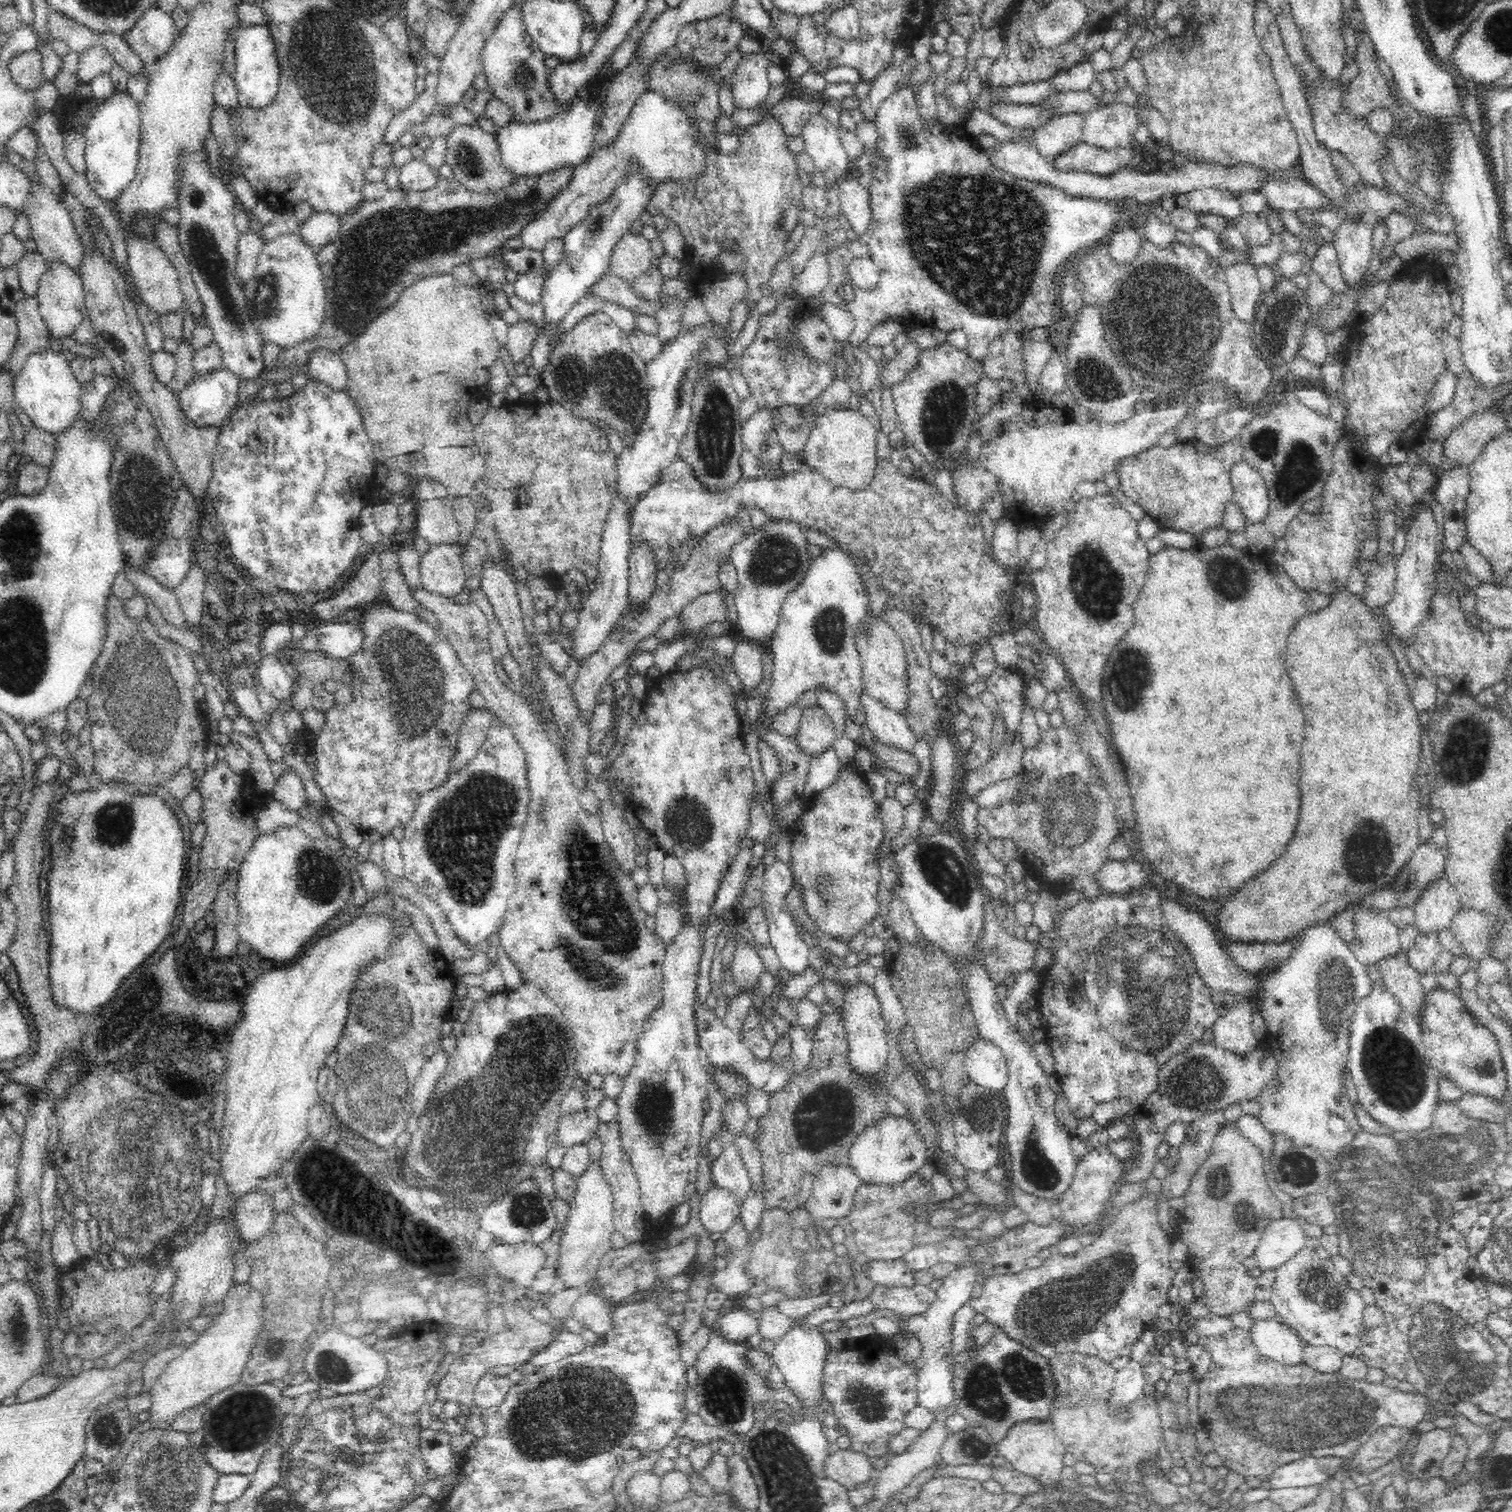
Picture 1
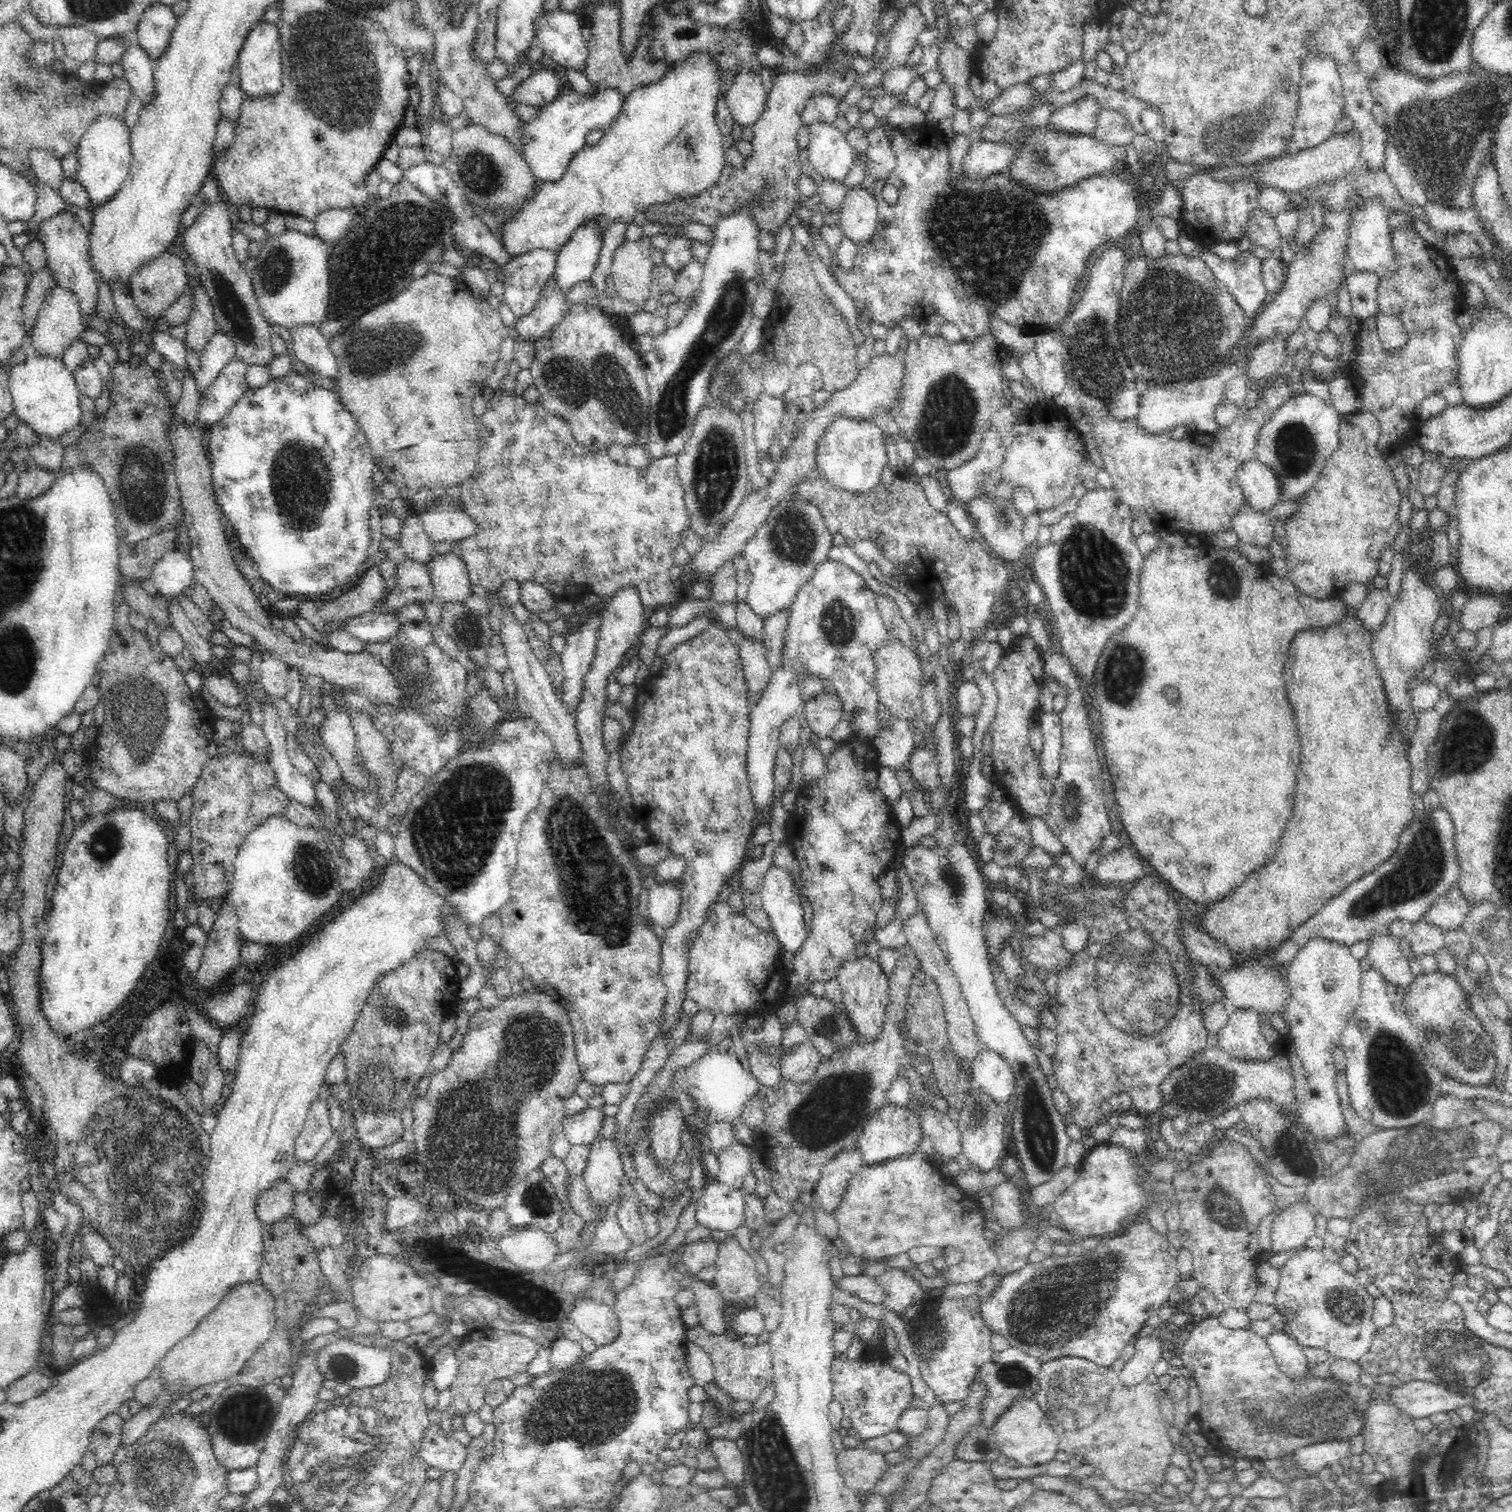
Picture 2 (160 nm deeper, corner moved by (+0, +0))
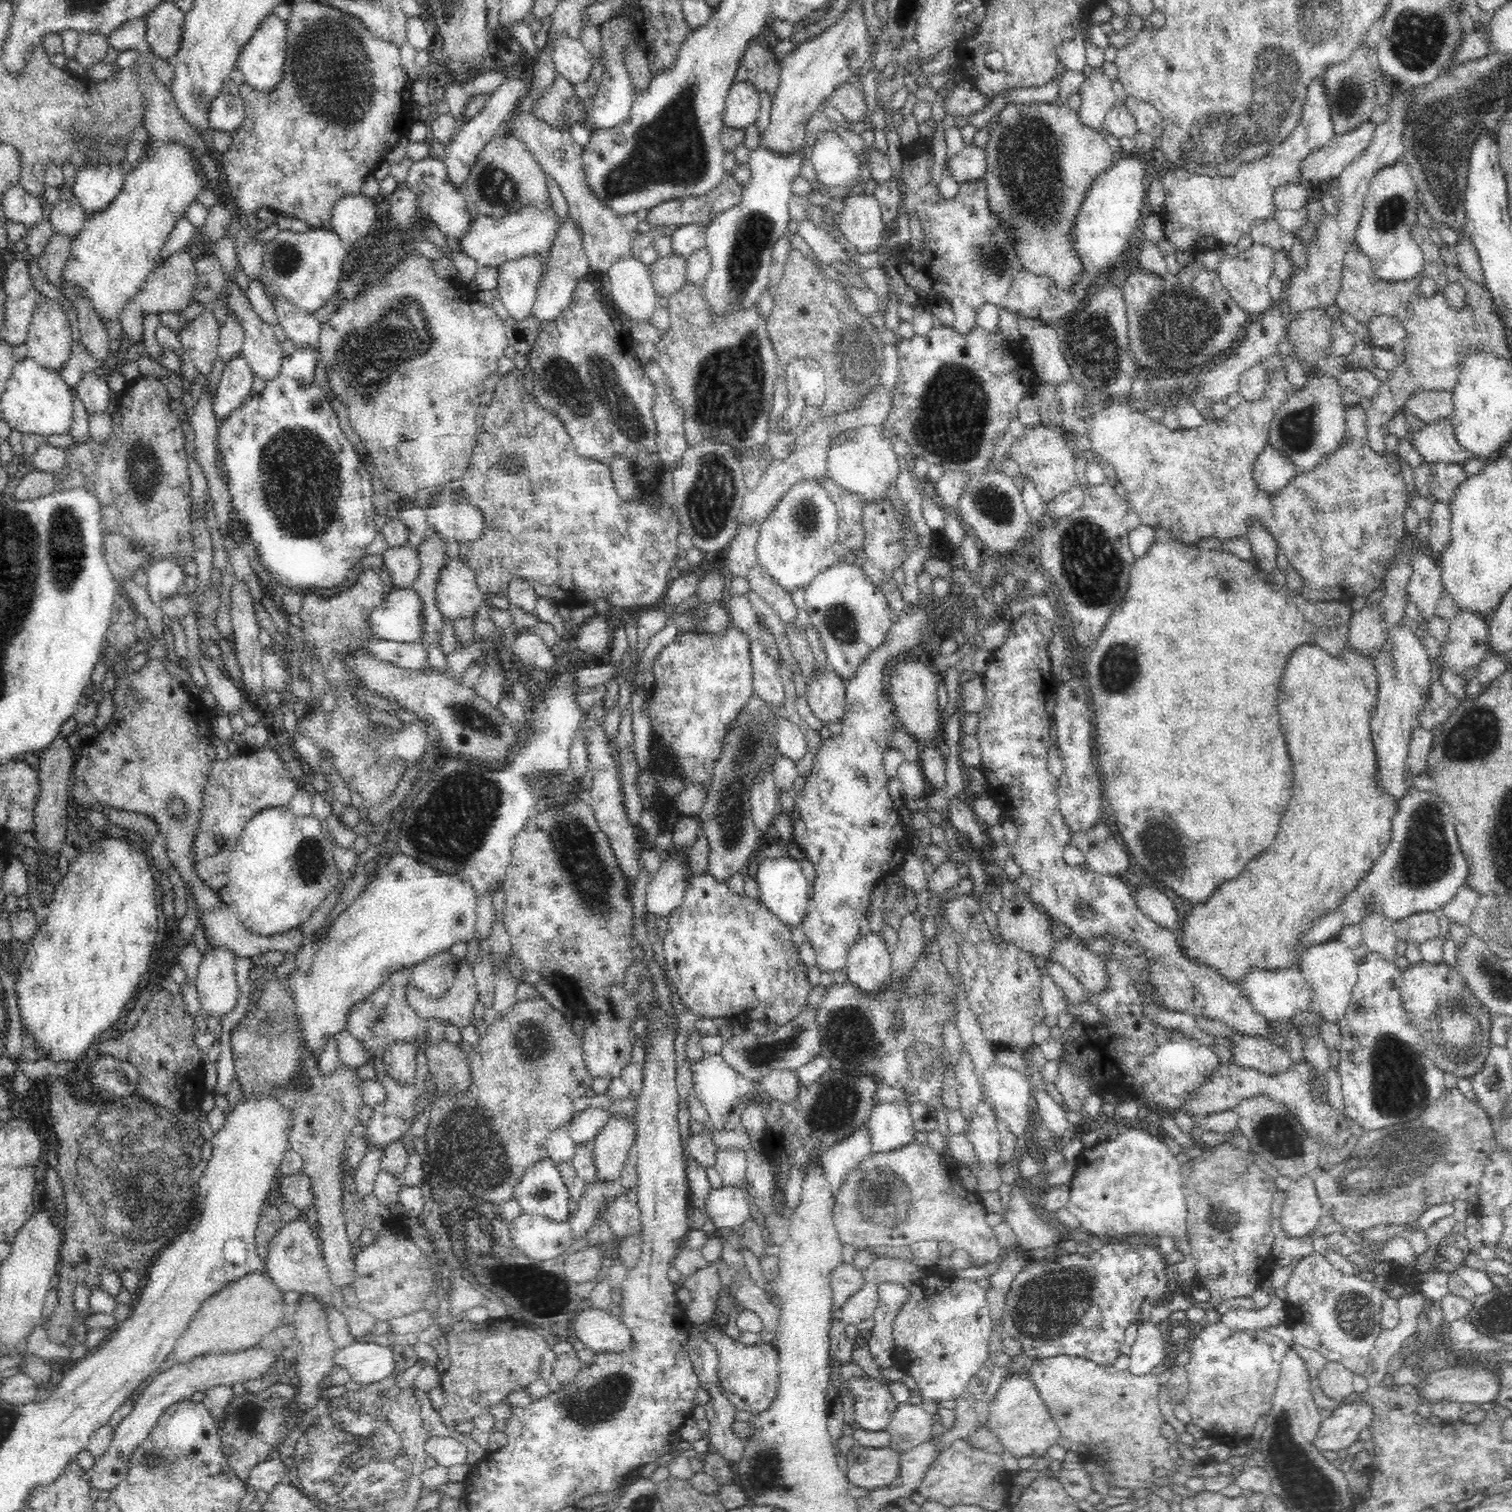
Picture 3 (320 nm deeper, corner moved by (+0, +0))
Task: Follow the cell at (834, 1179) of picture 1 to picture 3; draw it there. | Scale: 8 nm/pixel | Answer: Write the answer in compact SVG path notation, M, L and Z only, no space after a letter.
M867 1125L854 1130L846 1141L836 1142L820 1160L832 1196L836 1196L850 1173L872 1152Z

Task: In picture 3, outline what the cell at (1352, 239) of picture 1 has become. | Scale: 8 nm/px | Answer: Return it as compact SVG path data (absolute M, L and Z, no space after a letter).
M1405 161L1378 171L1369 183L1355 232L1355 244L1359 252L1370 258L1372 270L1384 282L1402 282L1414 279L1422 273L1425 262L1423 252L1409 233L1411 224L1418 221L1418 202L1421 195L1418 192L1418 196L1415 196L1416 191L1418 189Z

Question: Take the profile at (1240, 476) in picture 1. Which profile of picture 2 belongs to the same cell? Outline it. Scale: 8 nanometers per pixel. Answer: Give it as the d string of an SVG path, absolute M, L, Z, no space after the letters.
M1253 458L1242 463L1236 471L1245 503L1254 512L1269 512L1280 500L1277 476L1267 466Z

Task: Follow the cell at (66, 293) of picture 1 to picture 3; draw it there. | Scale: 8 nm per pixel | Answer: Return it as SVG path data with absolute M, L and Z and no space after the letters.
M41 297L34 309L25 345L28 357L60 370L72 354L72 328L64 304Z

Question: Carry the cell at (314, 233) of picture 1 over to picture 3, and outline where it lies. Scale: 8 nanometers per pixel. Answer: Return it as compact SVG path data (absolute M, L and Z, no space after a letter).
M362 194L345 196L330 209L328 228L350 250L354 244L368 236L378 220L377 200Z

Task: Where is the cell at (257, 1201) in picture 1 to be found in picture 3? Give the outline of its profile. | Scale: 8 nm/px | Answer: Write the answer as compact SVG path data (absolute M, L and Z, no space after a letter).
M304 1172L281 1174L267 1196L268 1204L276 1209L280 1200L305 1212L309 1210L313 1204L309 1177Z

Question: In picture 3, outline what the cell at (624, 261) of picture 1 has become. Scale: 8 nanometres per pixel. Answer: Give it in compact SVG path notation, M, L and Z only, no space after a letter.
M630 253L617 258L606 273L611 282L610 306L637 322L649 320L658 305L650 266Z

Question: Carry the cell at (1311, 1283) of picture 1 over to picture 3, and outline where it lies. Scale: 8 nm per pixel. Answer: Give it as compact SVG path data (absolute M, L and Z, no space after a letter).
M1312 1252L1300 1260L1294 1261L1288 1281L1283 1288L1286 1290L1286 1324L1294 1335L1294 1345L1301 1345L1320 1352L1328 1361L1338 1362L1346 1366L1355 1376L1364 1375L1369 1364L1372 1350L1380 1339L1381 1308L1384 1293L1359 1276L1340 1272L1326 1259L1323 1252Z

